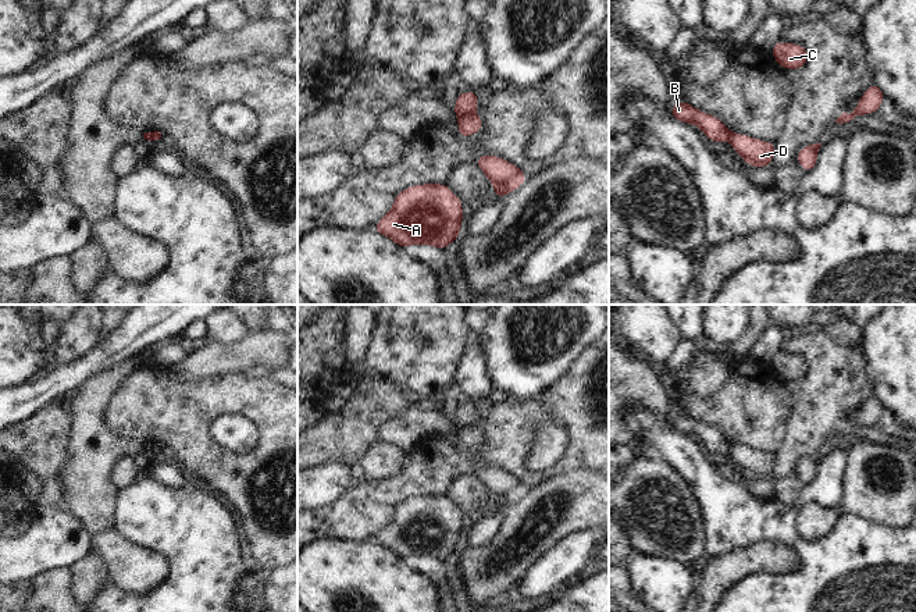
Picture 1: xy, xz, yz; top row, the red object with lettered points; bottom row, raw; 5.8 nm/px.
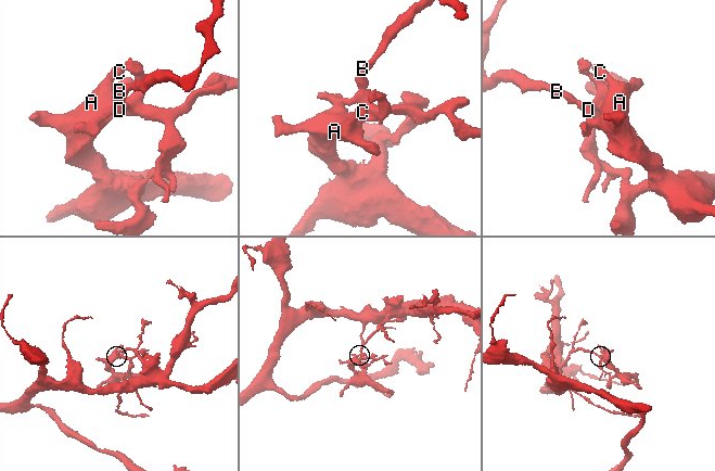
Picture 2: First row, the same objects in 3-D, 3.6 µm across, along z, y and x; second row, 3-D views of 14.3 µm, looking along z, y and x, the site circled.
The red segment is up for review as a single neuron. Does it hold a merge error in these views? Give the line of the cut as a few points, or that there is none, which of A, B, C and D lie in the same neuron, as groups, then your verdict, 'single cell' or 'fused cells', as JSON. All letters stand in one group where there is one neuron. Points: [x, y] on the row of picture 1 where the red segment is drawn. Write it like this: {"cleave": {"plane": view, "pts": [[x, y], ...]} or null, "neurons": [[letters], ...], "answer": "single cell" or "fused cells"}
{"cleave": {"plane": "xz", "pts": [[474, 114], [466, 114], [459, 118]]}, "neurons": [["A", "C", "D"], ["B"]], "answer": "fused cells"}

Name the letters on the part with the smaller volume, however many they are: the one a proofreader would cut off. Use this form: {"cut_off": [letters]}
{"cut_off": ["A", "C", "D"]}

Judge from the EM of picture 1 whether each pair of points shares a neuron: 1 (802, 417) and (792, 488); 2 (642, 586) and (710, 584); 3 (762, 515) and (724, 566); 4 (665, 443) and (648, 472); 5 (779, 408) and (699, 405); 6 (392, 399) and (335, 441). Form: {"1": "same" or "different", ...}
{"1": "different", "2": "different", "3": "different", "4": "different", "5": "same", "6": "same"}

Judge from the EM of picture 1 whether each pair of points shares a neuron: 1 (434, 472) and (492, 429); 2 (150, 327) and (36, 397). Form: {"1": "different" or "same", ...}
{"1": "same", "2": "same"}

